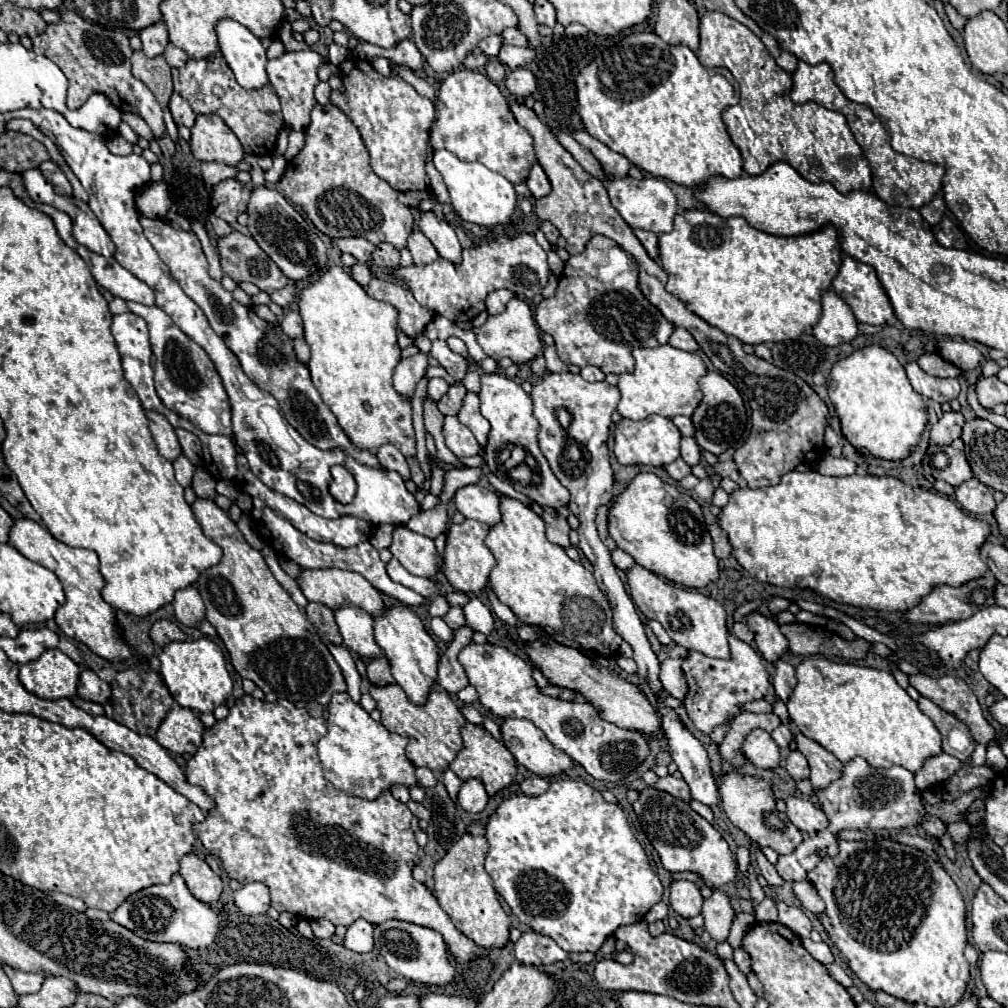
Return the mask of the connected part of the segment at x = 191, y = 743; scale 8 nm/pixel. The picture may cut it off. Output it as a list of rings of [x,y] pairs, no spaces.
[[[178,704],[164,716],[154,738],[156,742],[174,754],[194,754],[202,744],[204,726],[196,712],[182,708]]]

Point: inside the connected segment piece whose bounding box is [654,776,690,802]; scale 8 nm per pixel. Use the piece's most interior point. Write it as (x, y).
(678, 789)

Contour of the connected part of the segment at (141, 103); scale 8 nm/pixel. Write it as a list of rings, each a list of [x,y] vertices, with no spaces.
[[[64,12],[60,24],[48,24],[46,32],[32,40],[34,52],[50,58],[68,78],[68,106],[80,108],[90,94],[100,92],[108,96],[108,100],[120,110],[120,112],[132,112],[146,120],[150,130],[154,132],[154,138],[162,138],[166,126],[164,126],[164,112],[154,98],[154,94],[148,90],[144,82],[132,76],[130,72],[130,56],[132,48],[128,44],[128,36],[122,32],[106,30],[100,24],[88,22],[80,18],[76,12]]]

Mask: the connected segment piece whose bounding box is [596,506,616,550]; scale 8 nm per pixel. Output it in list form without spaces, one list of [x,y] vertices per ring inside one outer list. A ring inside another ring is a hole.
[[[600,506],[598,508],[598,516],[596,516],[596,526],[598,526],[598,534],[602,538],[602,542],[610,548],[610,550],[616,550],[616,542],[610,538],[608,534],[608,510],[610,506]]]

